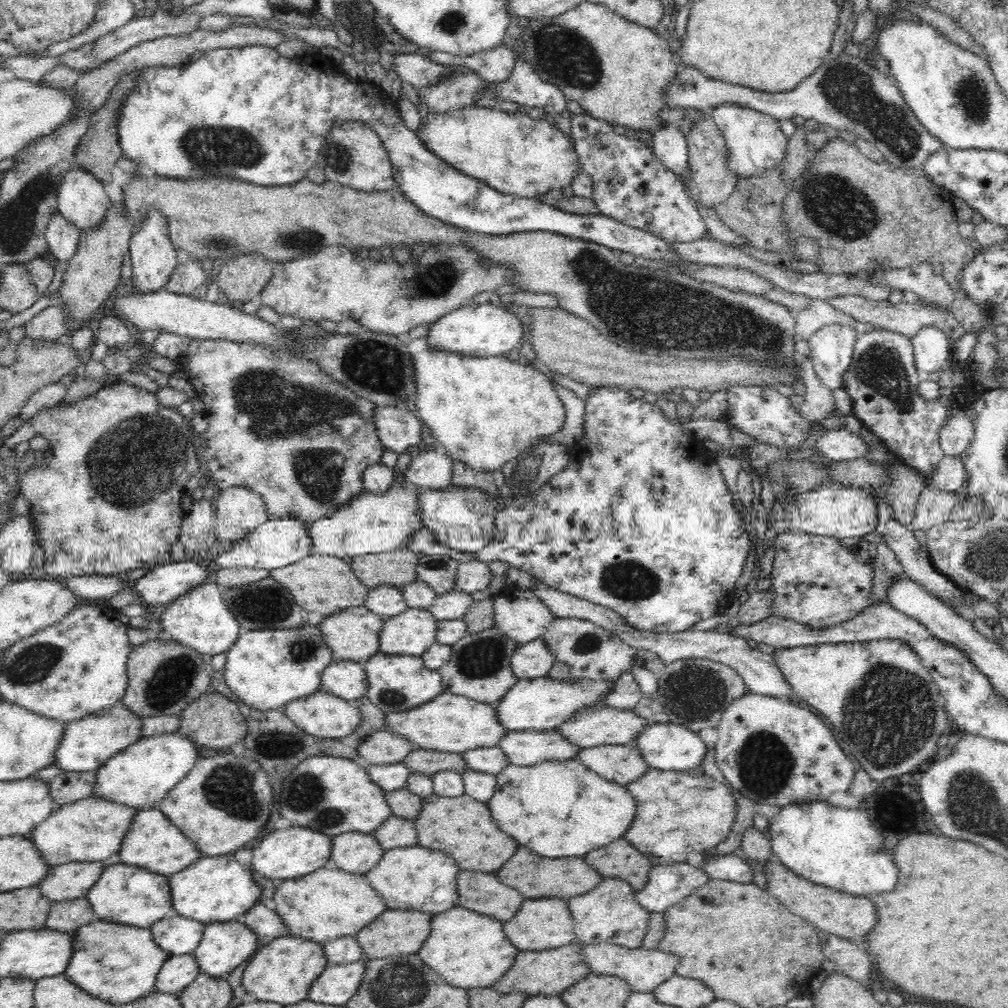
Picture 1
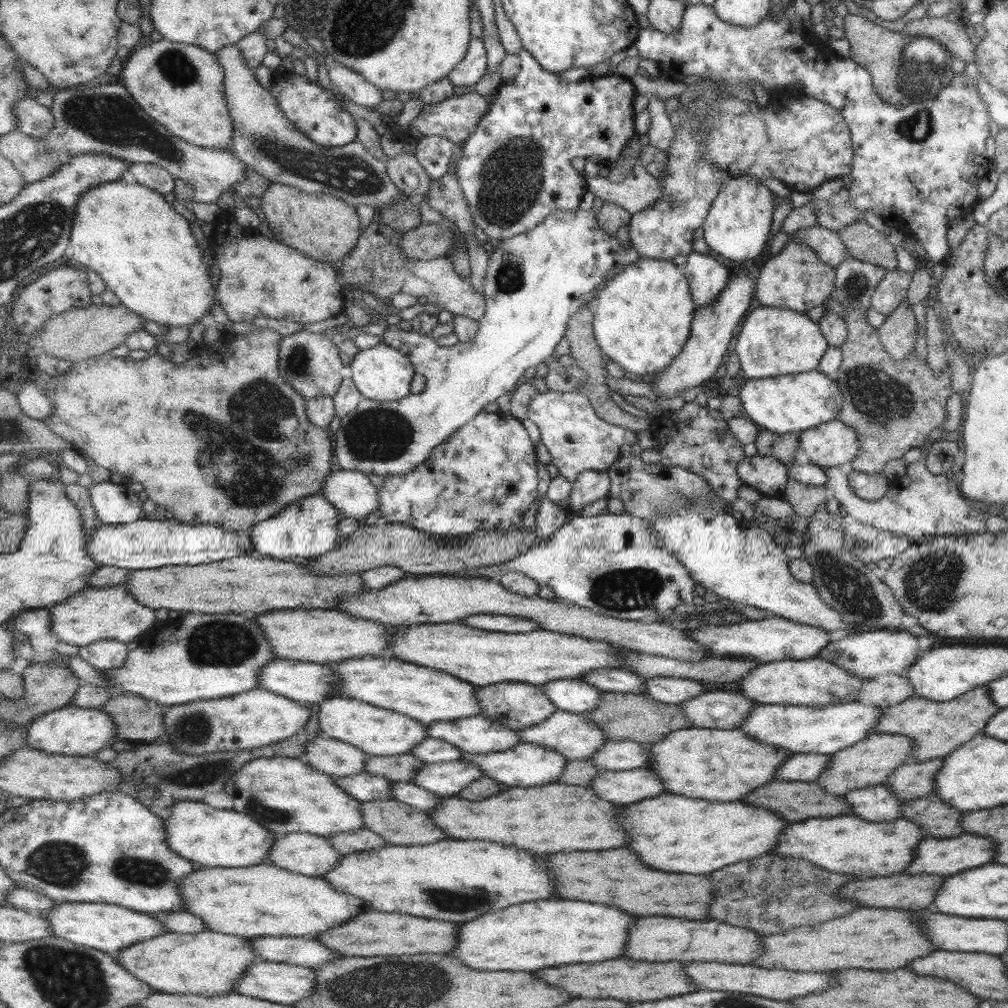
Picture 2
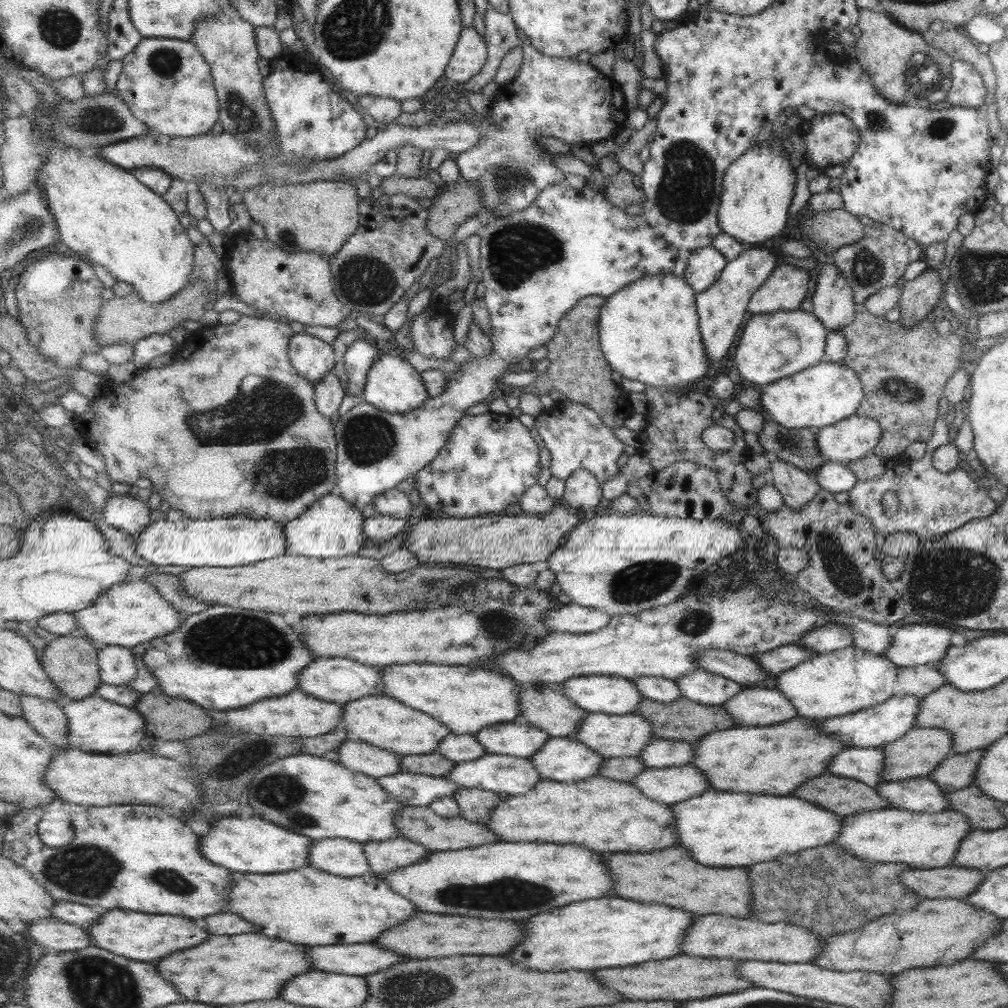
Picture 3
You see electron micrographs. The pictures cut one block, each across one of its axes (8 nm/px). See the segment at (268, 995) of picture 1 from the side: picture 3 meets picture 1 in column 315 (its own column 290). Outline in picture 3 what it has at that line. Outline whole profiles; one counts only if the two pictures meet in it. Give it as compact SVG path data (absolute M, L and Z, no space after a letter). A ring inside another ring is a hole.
M265 934L214 936L190 952L158 962L162 975L176 984L186 1001L212 1005L238 1005L283 999L285 987L300 974L315 970L309 946L271 938Z

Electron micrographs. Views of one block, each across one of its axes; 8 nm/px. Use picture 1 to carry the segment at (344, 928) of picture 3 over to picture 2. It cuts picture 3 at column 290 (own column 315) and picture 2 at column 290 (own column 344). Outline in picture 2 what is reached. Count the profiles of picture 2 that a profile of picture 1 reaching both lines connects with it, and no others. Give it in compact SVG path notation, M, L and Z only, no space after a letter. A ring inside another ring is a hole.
M279 866L201 867L182 882L182 894L188 902L186 910L201 916L213 932L260 938L260 936L292 936L316 938L312 934L326 932L364 914L367 900L361 896L338 892L325 877L308 876Z

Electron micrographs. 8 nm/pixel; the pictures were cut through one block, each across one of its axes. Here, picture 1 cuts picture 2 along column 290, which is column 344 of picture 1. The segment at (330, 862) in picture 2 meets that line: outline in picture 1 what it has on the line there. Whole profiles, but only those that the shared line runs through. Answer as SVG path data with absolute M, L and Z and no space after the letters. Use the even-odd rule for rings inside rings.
M342 833L334 837L331 859L338 869L365 875L383 859L385 852L374 833Z

